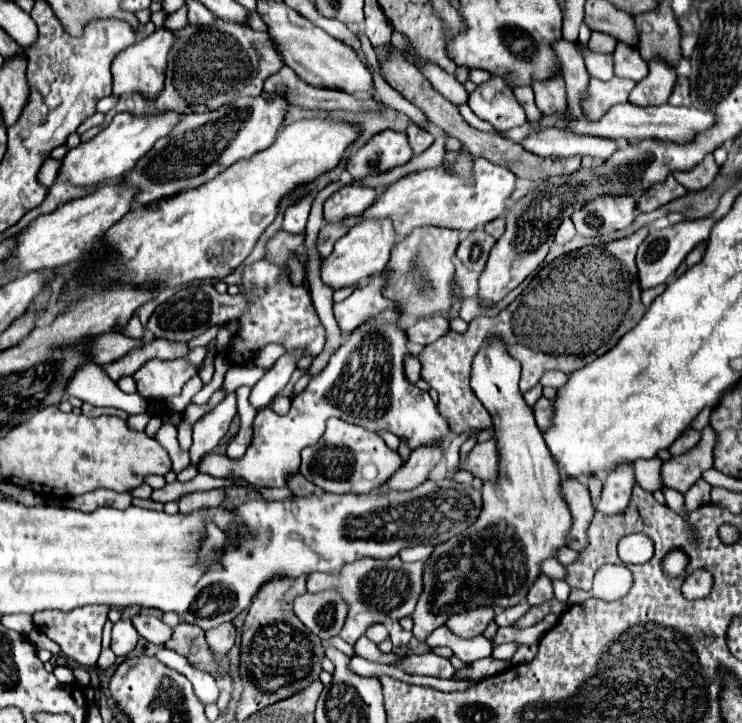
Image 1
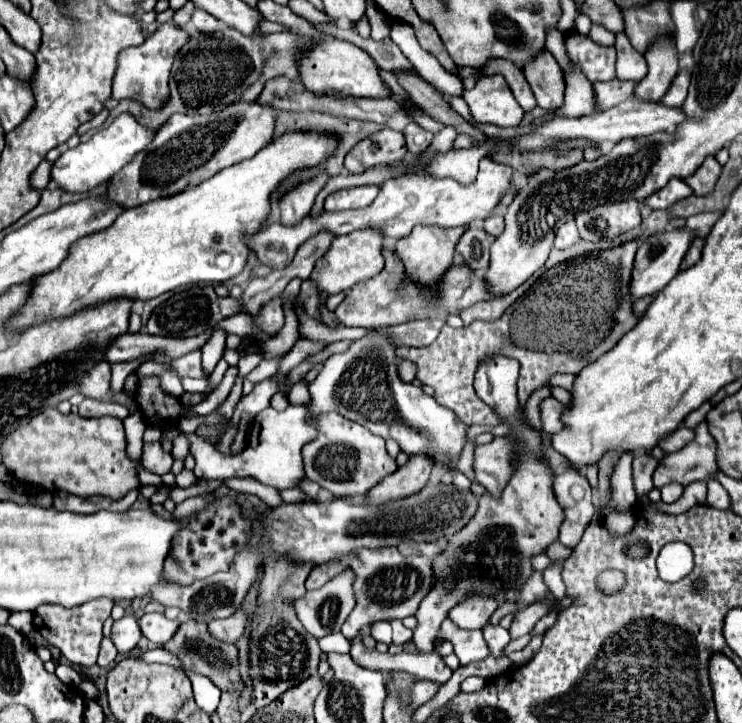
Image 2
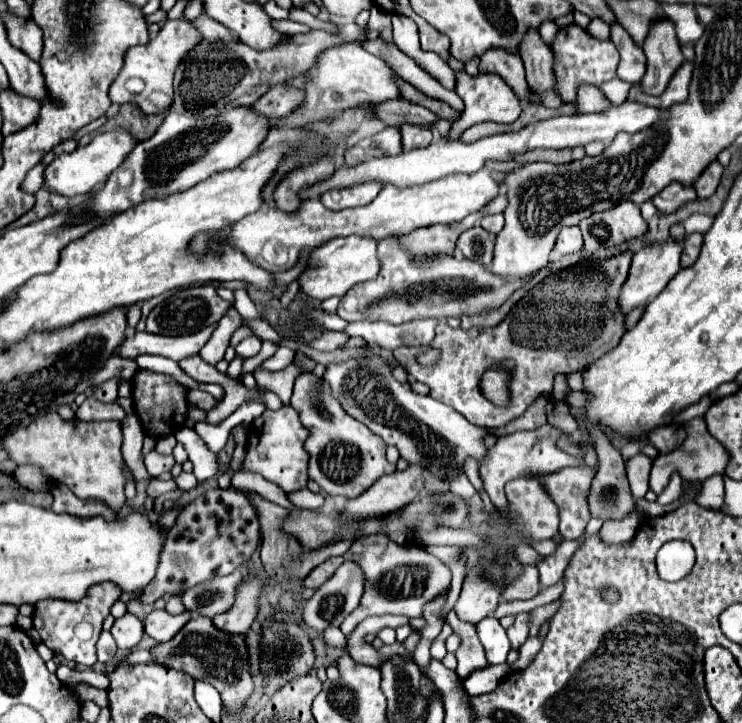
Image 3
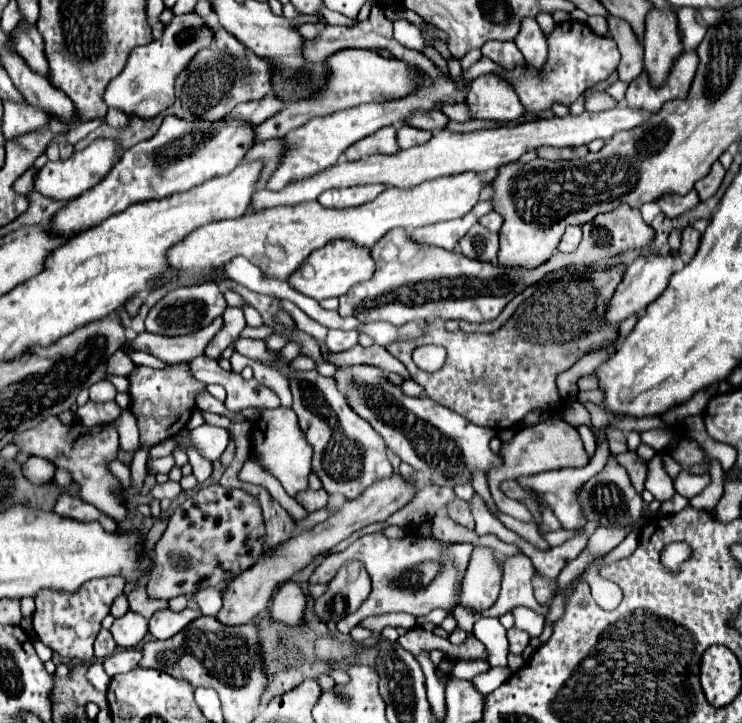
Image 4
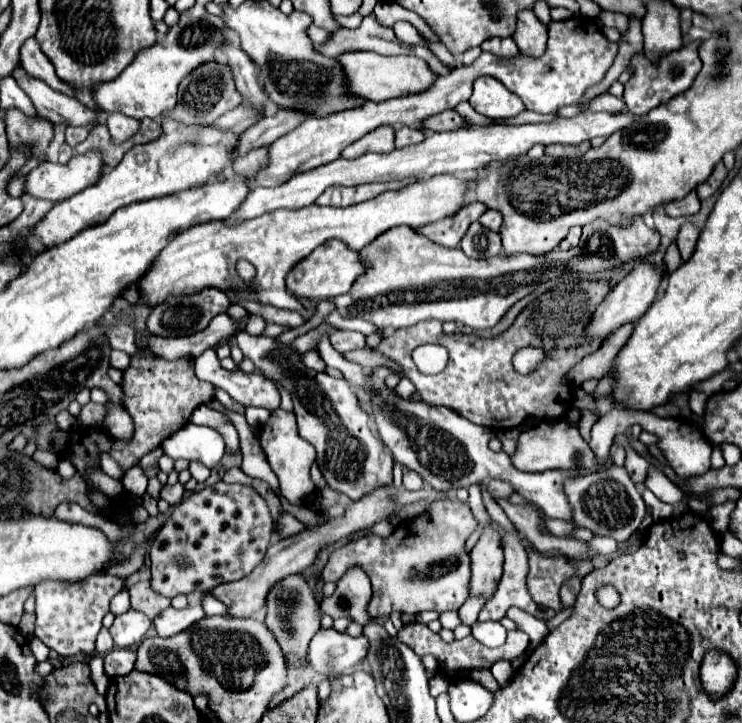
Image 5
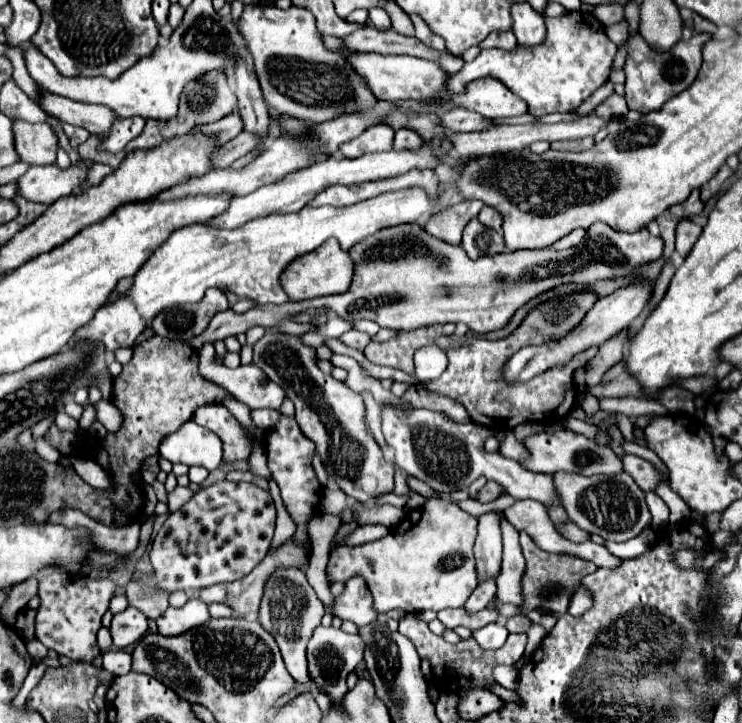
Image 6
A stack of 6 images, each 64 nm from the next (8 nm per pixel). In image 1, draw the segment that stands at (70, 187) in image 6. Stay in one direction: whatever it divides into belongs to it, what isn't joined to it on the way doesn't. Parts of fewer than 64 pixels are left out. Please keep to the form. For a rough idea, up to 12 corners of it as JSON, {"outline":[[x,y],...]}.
{"outline":[[116,114],[70,148],[72,186],[120,178],[170,134],[180,114]]}

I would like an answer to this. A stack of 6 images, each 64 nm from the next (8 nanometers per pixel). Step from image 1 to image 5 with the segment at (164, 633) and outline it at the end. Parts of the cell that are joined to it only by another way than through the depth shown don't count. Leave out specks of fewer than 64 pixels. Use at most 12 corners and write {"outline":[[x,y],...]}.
{"outline":[[202,604],[166,608],[154,618],[158,636],[170,638],[198,620]]}

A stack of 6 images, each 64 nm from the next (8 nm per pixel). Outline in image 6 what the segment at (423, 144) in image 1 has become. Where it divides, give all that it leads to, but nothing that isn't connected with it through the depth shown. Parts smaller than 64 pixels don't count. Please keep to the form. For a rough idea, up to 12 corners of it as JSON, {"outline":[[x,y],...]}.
{"outline":[[400,128],[394,150],[420,148],[422,138],[408,128]]}

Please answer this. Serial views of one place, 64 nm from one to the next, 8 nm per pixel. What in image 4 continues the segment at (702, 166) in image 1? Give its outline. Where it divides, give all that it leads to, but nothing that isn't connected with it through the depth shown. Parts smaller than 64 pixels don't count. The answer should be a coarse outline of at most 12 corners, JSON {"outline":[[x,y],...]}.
{"outline":[[714,162],[710,174],[696,182],[700,200],[708,200],[722,184],[724,166]]}

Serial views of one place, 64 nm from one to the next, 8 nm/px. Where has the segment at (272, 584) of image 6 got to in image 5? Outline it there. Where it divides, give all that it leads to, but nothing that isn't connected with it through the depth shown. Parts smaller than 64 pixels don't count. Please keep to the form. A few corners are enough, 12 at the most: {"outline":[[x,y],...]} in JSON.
{"outline":[[302,574],[268,592],[266,628],[290,666],[306,666],[320,600]]}

